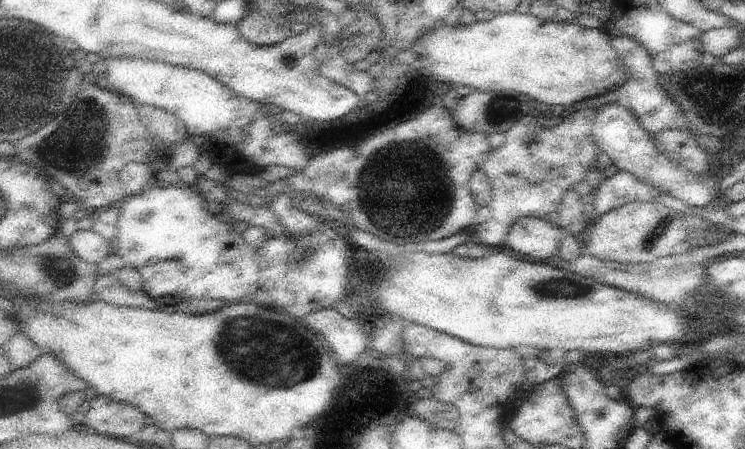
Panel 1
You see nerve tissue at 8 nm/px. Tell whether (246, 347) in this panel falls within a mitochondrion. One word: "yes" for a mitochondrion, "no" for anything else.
yes

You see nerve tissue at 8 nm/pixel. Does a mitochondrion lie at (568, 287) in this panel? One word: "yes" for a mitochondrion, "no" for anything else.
yes

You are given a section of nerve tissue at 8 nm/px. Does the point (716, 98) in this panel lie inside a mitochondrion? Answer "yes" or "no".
yes

